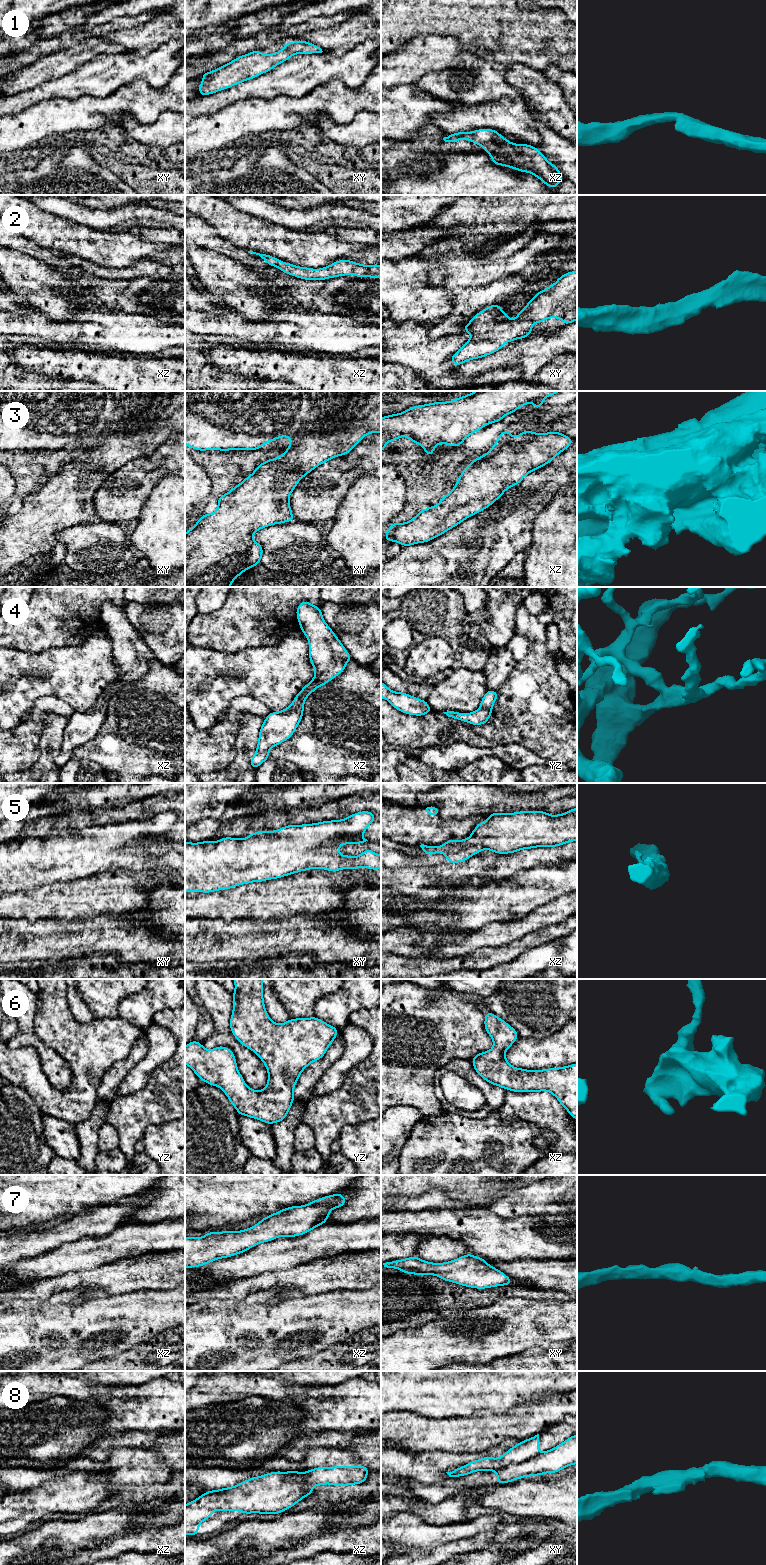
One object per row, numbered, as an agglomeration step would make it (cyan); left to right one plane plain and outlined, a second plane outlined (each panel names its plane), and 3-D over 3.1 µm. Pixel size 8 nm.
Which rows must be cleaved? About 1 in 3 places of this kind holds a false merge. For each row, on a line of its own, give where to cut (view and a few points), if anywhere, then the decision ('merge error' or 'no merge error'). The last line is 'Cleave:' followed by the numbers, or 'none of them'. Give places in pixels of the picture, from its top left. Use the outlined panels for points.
1: no cut | no merge error
2: no cut | no merge error
3: xy (283, 459), (277, 473), (279, 496), (272, 500), (273, 523) | merge error
4: no cut | no merge error
5: no cut | no merge error
6: no cut | no merge error
7: no cut | no merge error
8: xy (539, 1454), (520, 1462), (511, 1462), (496, 1471) | merge error
Cleave: 3, 8

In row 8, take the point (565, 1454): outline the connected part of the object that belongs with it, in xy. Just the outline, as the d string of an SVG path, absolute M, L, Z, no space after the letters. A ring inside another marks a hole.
M577 1434L532 1459L511 1463L497 1470L497 1485L523 1477L557 1473L573 1464L577 1464Z

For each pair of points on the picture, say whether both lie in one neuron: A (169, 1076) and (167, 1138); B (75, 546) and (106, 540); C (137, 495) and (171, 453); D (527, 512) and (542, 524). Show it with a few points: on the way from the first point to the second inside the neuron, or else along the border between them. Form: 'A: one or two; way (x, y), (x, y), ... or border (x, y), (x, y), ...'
A: two; border (174, 1119), (168, 1122), (150, 1124), (145, 1128)
B: one; way (83, 546), (98, 541)
C: one; way (144, 485), (162, 467), (163, 463)
D: two; border (551, 500), (534, 520), (532, 540)

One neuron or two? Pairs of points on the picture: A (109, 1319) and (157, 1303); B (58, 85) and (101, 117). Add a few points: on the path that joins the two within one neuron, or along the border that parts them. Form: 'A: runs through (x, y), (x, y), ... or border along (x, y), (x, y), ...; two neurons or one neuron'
A: runs through (121, 1319), (129, 1319), (145, 1313); one neuron
B: border along (52, 98), (75, 99), (85, 95), (100, 98); two neurons

